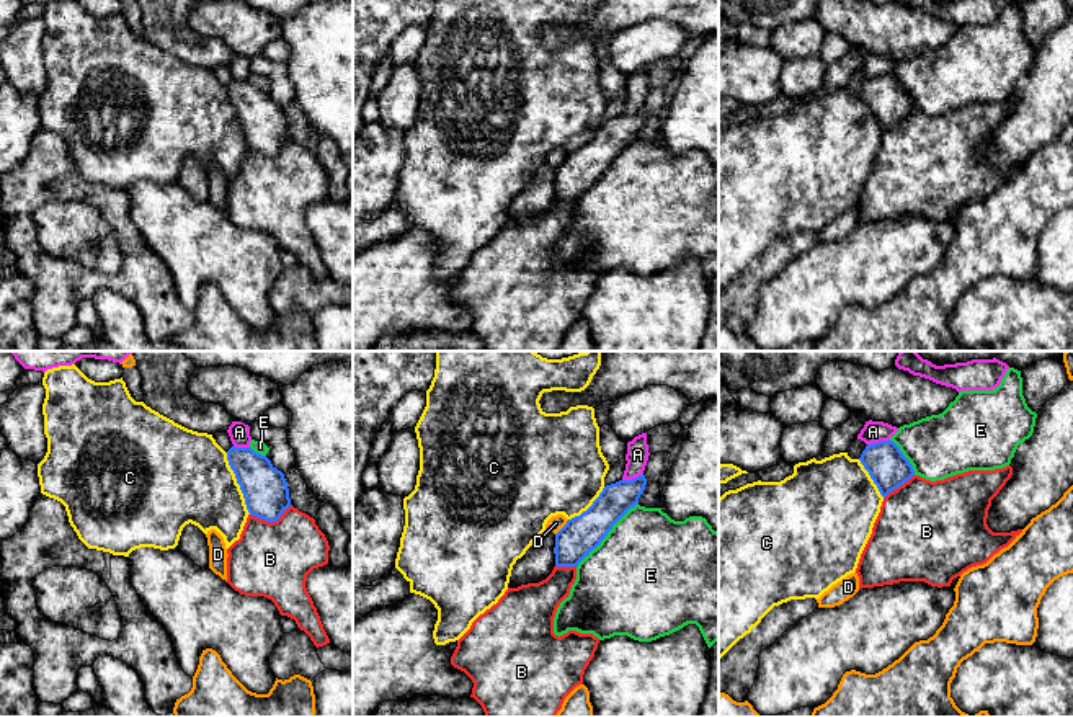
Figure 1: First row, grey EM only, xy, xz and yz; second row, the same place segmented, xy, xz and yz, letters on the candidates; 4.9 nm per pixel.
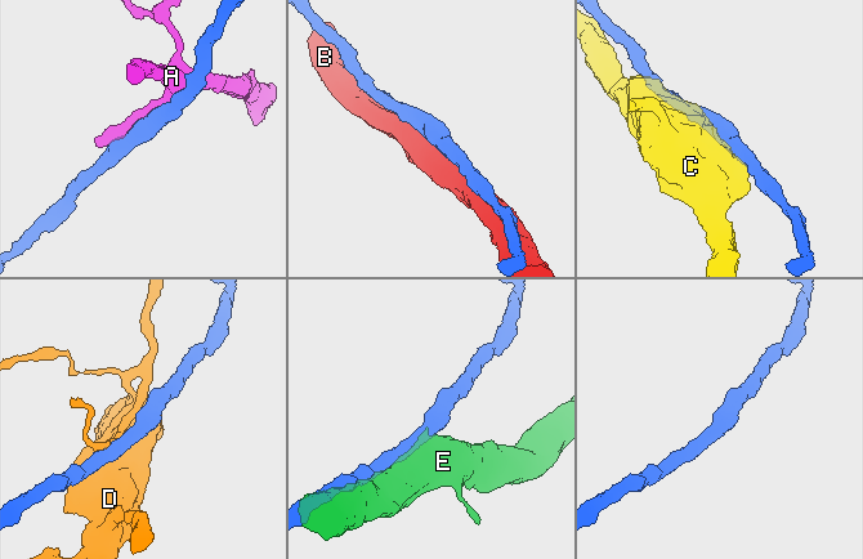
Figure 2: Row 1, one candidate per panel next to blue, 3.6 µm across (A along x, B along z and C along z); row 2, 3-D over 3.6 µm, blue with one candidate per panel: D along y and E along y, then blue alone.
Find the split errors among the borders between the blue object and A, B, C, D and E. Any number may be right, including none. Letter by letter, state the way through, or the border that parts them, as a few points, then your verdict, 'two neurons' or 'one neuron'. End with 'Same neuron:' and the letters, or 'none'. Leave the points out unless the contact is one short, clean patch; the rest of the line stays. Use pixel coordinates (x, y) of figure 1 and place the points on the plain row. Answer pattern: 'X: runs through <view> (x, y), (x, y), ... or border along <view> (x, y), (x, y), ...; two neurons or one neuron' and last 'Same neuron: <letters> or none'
A: two neurons
B: two neurons
C: one neuron
D: border along xz (569, 154), (556, 169); two neurons
E: two neurons
Same neuron: C

